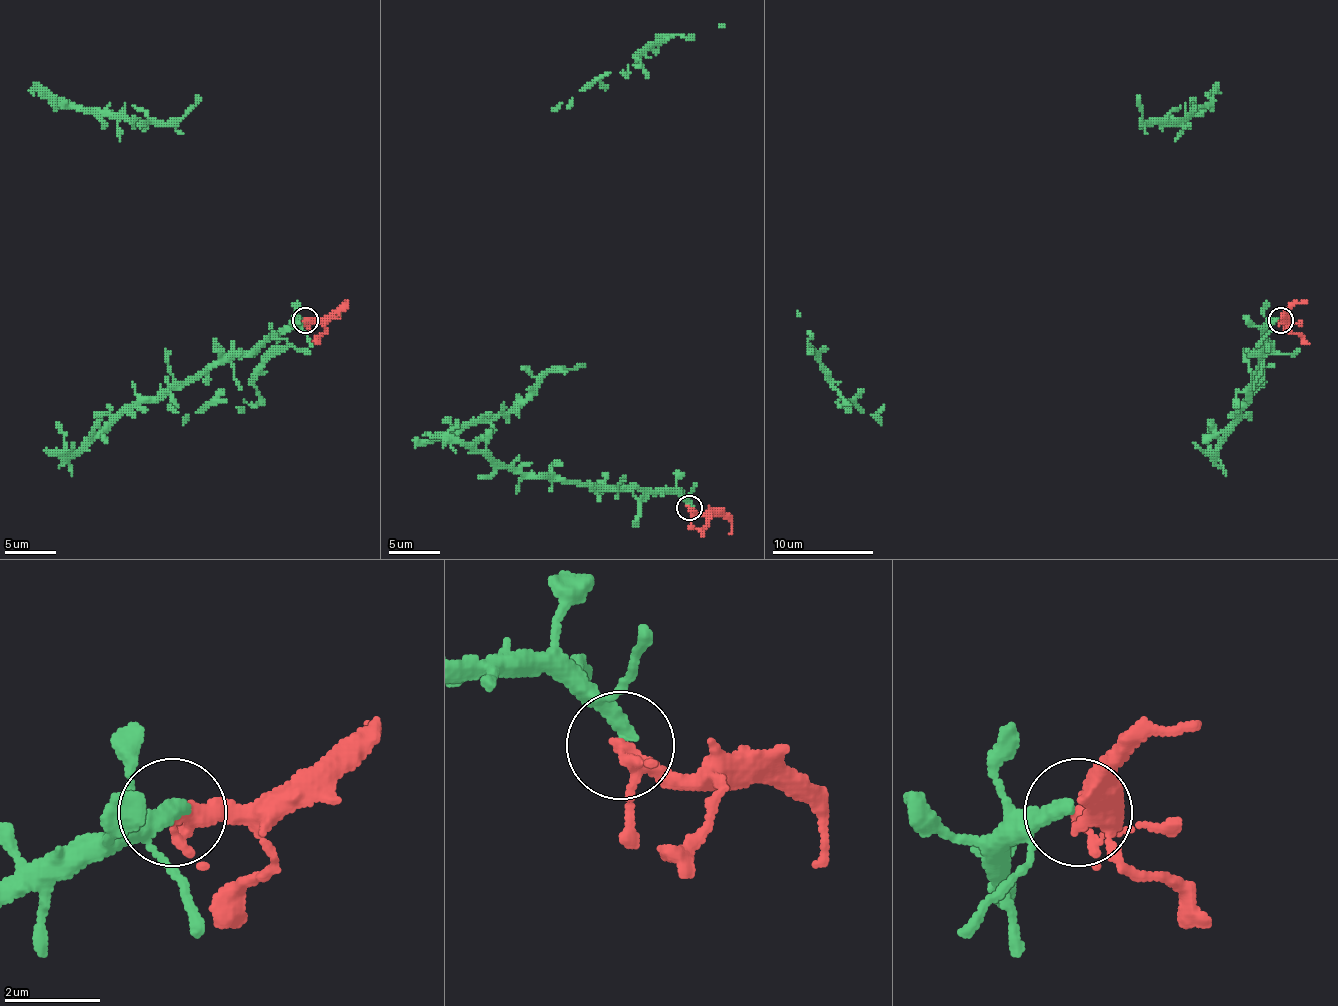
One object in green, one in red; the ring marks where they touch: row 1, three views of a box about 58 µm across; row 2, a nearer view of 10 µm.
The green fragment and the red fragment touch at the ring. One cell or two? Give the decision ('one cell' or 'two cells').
one cell

